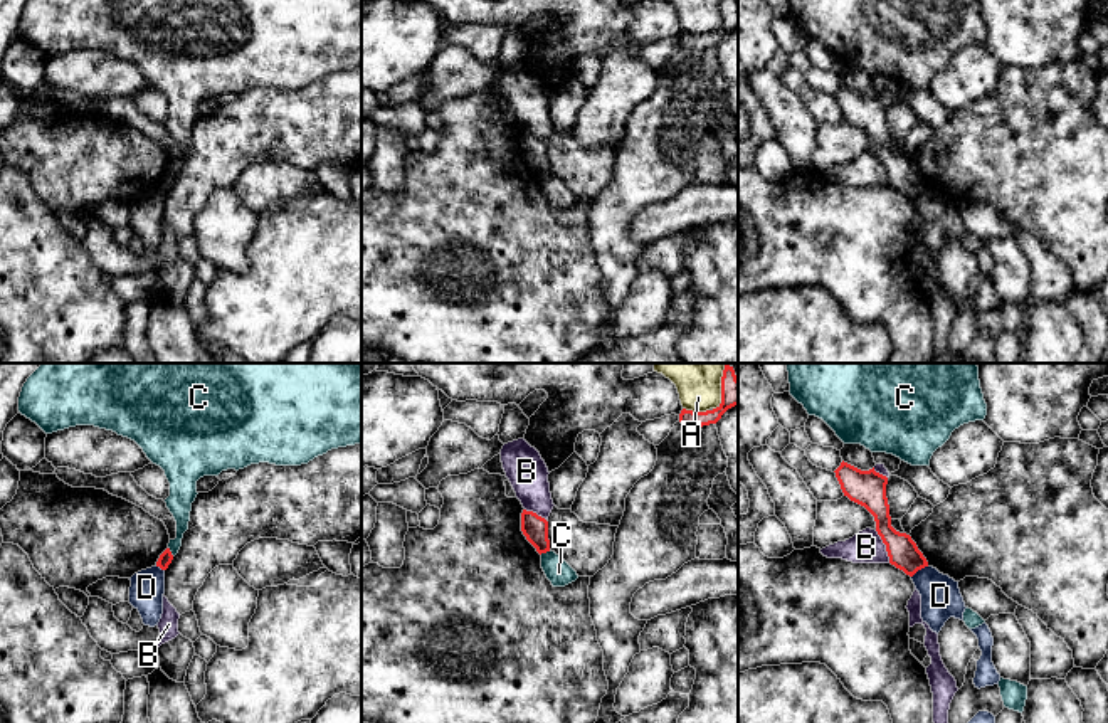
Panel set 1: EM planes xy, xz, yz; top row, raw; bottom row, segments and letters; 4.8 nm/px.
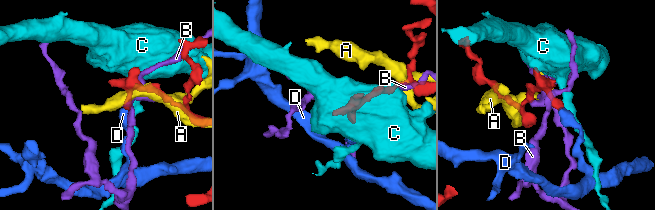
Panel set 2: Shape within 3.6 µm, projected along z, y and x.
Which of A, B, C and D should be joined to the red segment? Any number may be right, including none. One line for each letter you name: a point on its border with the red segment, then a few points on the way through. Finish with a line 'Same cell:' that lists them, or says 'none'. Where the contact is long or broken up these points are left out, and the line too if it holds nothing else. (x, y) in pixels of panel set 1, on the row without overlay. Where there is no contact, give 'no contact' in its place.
Same cell: none

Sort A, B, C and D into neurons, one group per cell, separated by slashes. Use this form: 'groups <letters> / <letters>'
groups A / B / C / D

